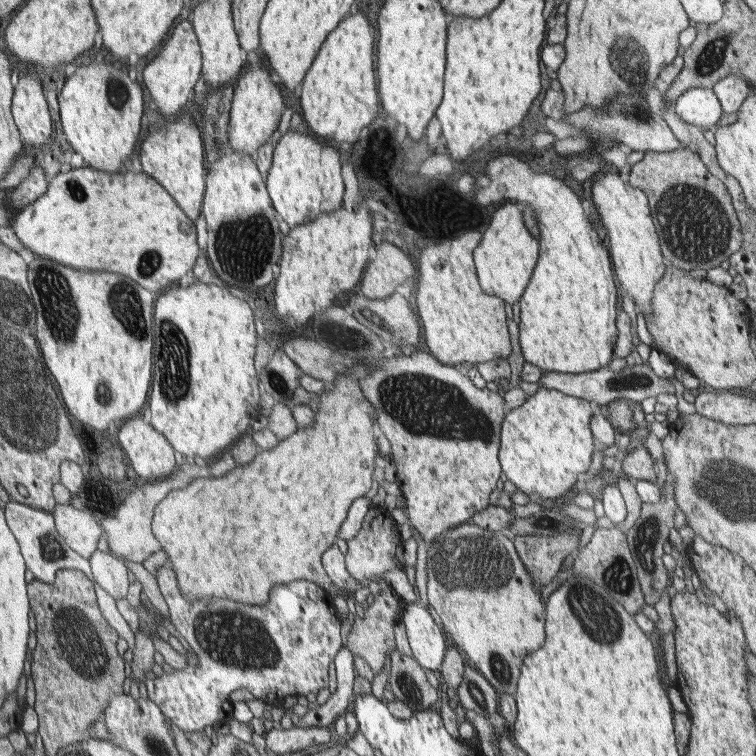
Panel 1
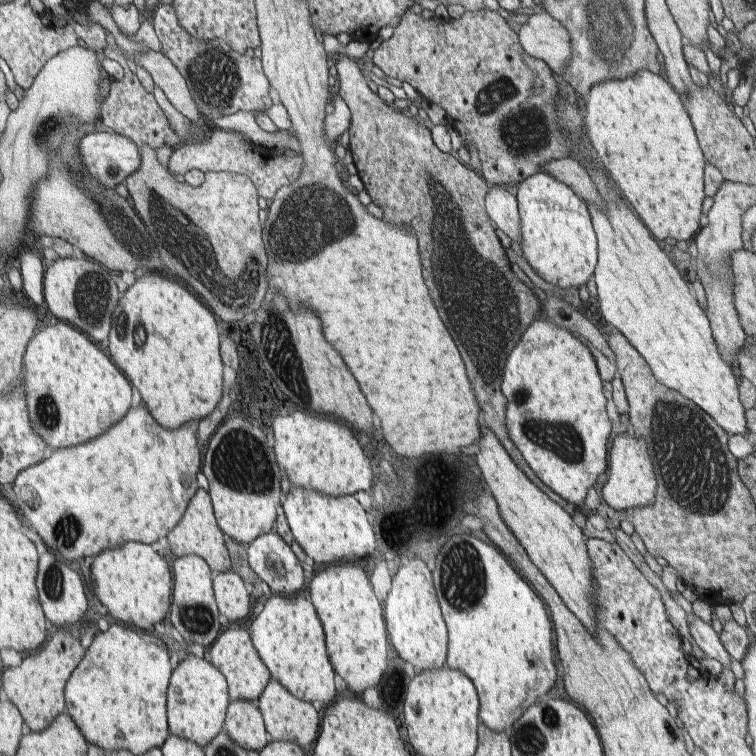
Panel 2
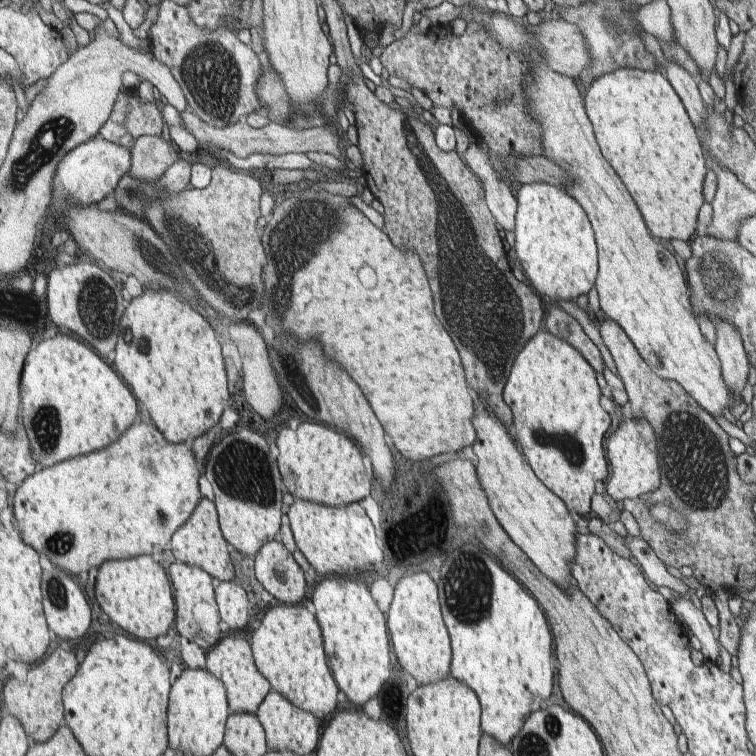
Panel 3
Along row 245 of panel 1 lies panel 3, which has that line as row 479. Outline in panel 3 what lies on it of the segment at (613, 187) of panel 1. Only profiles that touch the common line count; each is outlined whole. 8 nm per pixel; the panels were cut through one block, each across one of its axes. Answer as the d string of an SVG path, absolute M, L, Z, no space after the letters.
M625 408L624 422L610 434L606 442L606 453L609 456L610 480L604 490L616 502L643 498L661 487L660 457L657 454L657 440L654 428L645 419L630 416Z

